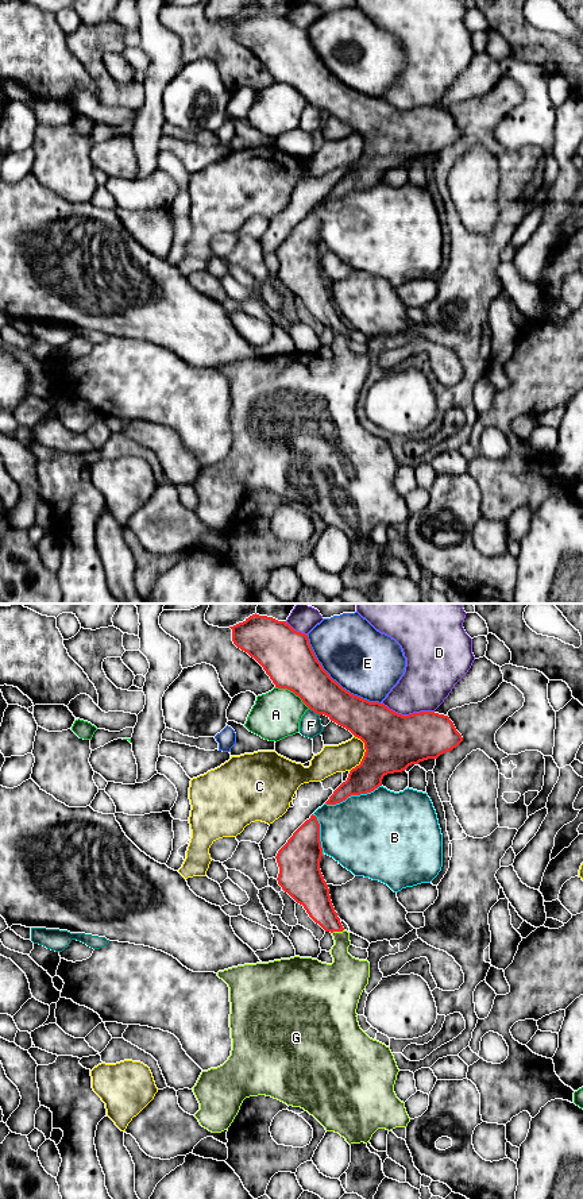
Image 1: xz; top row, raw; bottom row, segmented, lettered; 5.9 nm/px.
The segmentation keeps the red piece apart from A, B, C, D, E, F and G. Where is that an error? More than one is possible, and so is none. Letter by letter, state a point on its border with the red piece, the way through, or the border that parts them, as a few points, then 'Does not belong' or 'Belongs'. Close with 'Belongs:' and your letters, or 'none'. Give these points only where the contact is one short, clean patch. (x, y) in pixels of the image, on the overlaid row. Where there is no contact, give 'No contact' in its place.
A: Touches red at xz (293, 691). Does not belong
B: Touches red at xz (352, 794). Does not belong
C: Touches red at xz (365, 754). Does not belong
D: Touches red at xz (409, 714). Does not belong
E: Touches red at xz (335, 681). Does not belong
F: Touches red at xz (315, 712). Does not belong
G: Touches red at xz (338, 930). Path across: xz (315, 897), (321, 912), (338, 930), (346, 971). Belongs
Belongs: G

